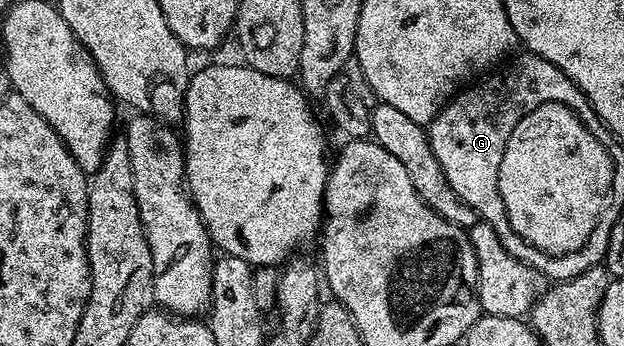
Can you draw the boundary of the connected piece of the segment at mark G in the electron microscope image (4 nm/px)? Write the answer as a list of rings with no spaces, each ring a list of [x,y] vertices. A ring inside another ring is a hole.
[[[527,52],[521,55],[521,58],[513,57],[507,63],[508,70],[501,74],[496,74],[493,78],[485,77],[461,89],[451,101],[445,103],[426,129],[430,148],[438,158],[438,164],[442,166],[450,188],[454,188],[454,192],[458,192],[458,196],[466,200],[470,208],[474,208],[477,219],[488,222],[490,228],[498,232],[498,240],[502,240],[510,256],[533,266],[536,263],[536,252],[520,250],[520,240],[510,232],[496,194],[494,180],[496,168],[500,168],[498,160],[502,160],[504,154],[502,144],[506,142],[510,128],[522,112],[538,112],[546,102],[554,102],[558,106],[574,106],[582,114],[582,120],[590,124],[599,124],[601,120],[584,93],[557,66],[550,64],[550,60],[542,60],[542,56]]]

